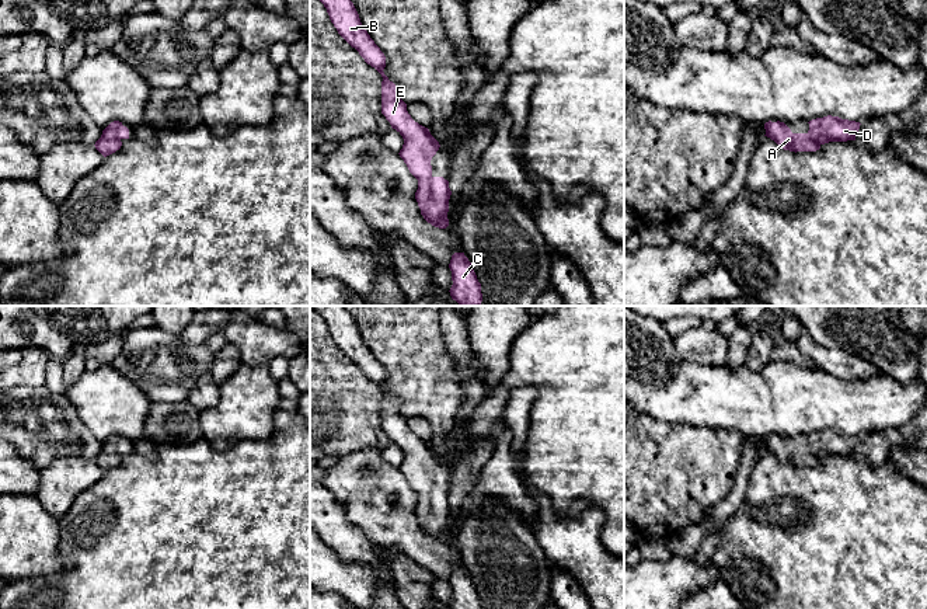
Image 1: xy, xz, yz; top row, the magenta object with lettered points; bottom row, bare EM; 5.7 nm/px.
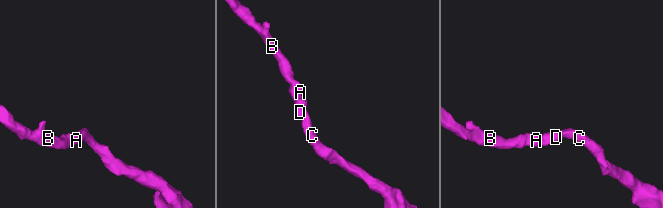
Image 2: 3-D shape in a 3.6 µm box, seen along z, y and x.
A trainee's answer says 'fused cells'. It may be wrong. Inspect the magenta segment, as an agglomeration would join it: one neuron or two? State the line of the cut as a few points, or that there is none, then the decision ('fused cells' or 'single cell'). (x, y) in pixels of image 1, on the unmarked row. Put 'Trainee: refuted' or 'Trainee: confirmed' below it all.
no cut | single cell
Trainee: refuted

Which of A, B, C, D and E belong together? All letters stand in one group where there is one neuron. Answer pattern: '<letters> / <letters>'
A B C D E

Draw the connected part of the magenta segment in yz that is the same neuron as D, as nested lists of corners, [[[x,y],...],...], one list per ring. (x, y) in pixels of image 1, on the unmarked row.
[[[823,431],[808,436],[806,448],[792,448],[784,436],[766,436],[767,452],[774,455],[784,464],[790,466],[816,466],[822,459],[829,456],[855,455],[860,436],[841,434],[839,431]]]

